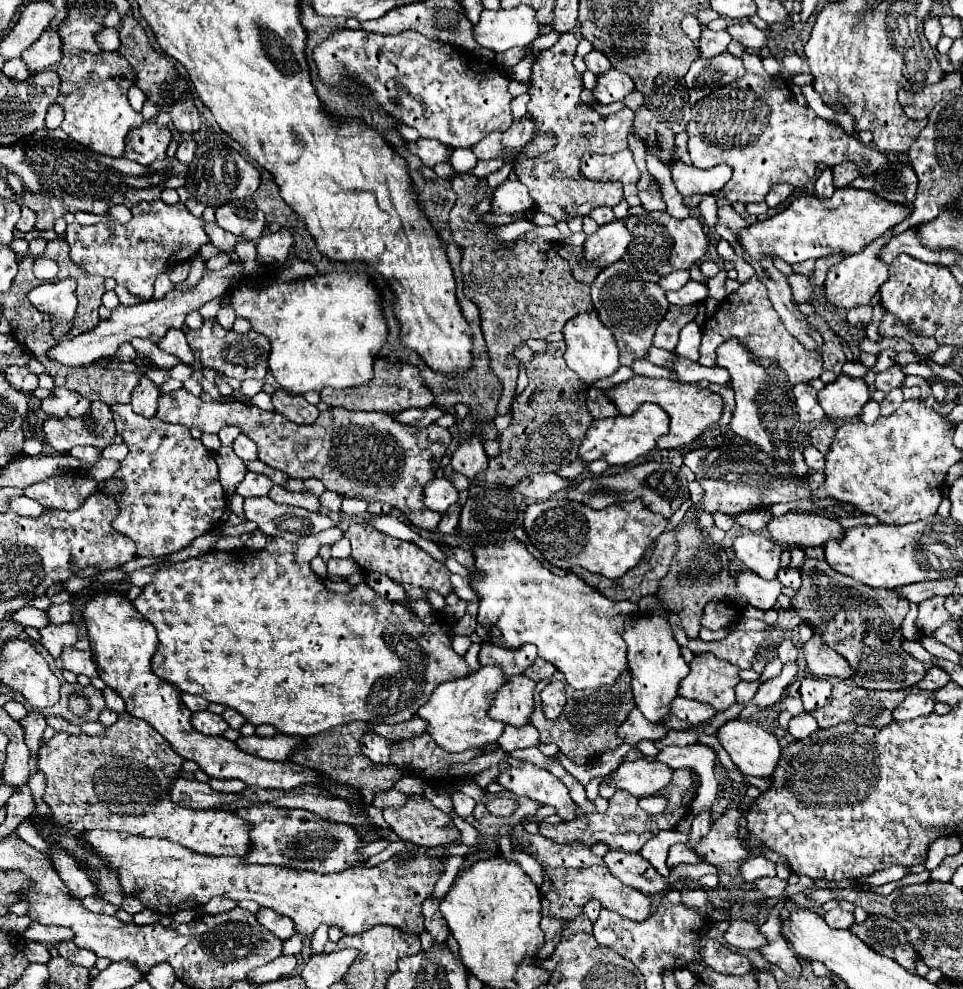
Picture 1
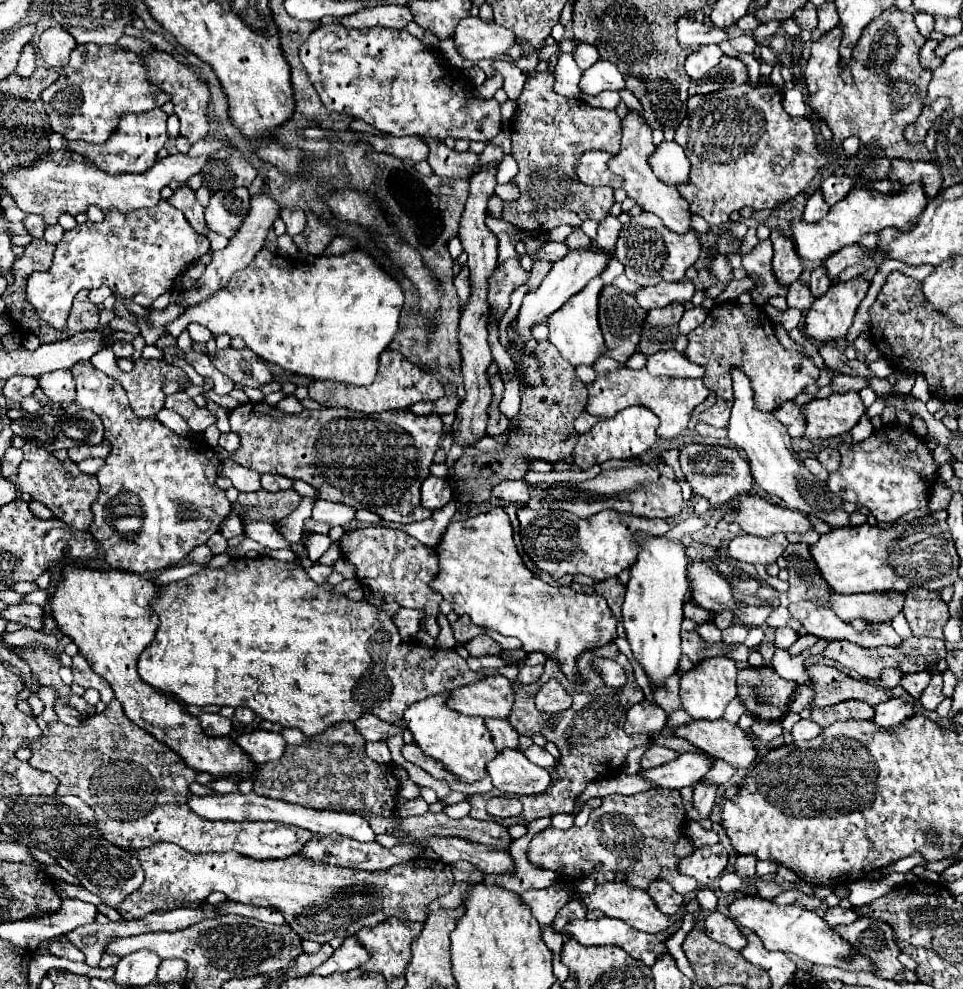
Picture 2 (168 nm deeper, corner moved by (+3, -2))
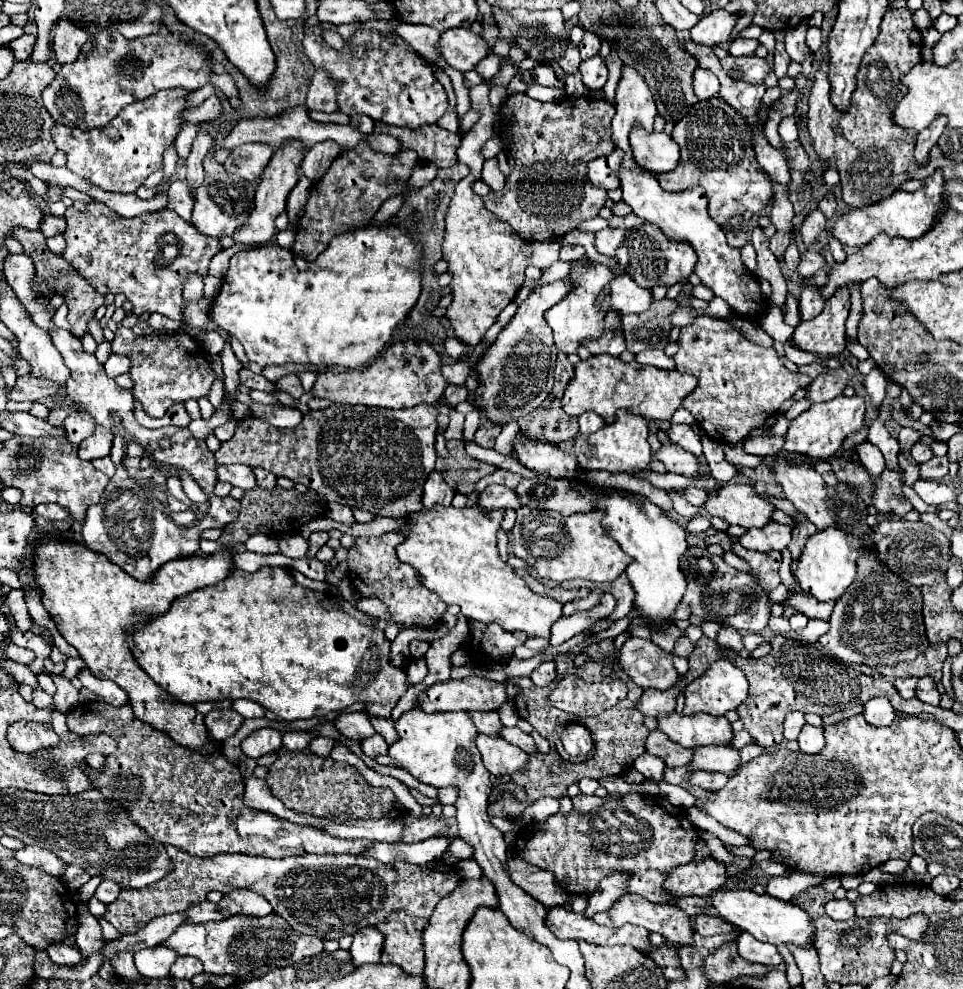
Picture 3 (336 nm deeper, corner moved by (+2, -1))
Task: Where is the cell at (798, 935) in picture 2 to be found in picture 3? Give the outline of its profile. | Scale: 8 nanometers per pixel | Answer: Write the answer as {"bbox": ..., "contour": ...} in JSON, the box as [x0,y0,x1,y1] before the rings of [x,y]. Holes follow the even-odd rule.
{"bbox":[713,888,815,948],"contour":[[[727,888],[727,890],[713,894],[713,906],[717,908],[717,912],[723,920],[733,924],[735,928],[741,928],[741,930],[753,934],[759,942],[769,942],[773,946],[795,944],[801,948],[815,944],[815,926],[813,926],[811,916],[793,902],[785,902],[785,900],[773,898],[769,894],[755,894],[753,890]]]}

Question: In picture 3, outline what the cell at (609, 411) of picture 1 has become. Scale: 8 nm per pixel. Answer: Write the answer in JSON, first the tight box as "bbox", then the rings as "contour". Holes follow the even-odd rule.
{"bbox":[579,412,605,434],"contour":[[[585,412],[579,416],[579,428],[581,428],[581,434],[591,434],[591,432],[597,432],[599,428],[605,426],[605,420],[595,414],[595,412]]]}

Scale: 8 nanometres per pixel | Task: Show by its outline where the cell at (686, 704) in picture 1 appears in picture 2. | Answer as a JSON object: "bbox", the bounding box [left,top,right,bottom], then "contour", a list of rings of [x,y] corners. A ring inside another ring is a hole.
{"bbox":[652,673,682,713],"contour":[[[674,673],[674,677],[668,677],[668,679],[666,679],[666,685],[658,685],[658,689],[652,689],[652,691],[654,691],[654,701],[656,701],[666,713],[672,713],[672,711],[676,711],[676,709],[682,709],[676,681],[680,681],[680,673]]]}

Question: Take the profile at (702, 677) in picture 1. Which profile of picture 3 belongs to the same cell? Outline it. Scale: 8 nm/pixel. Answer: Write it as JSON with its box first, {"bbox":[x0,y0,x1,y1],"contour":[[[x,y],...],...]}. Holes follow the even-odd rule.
{"bbox":[683,658,747,716],"contour":[[[721,658],[713,662],[707,672],[695,678],[685,690],[683,714],[707,712],[713,716],[723,716],[735,710],[747,698],[747,678],[739,668]]]}

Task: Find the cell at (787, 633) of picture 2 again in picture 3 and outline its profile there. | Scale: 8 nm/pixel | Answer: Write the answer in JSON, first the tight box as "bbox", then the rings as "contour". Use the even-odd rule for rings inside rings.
{"bbox":[769,616,791,636],"contour":[[[771,616],[771,620],[769,620],[769,628],[773,630],[773,634],[781,634],[781,636],[787,636],[787,634],[791,632],[791,628],[789,628],[789,620],[783,618],[783,616],[779,616],[779,618],[773,618],[773,616]]]}

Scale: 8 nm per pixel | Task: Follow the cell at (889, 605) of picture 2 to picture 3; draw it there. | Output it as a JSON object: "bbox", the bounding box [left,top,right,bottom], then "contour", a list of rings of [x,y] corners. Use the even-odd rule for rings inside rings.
{"bbox":[789,594,837,620],"contour":[[[789,594],[789,604],[791,608],[795,608],[797,612],[803,612],[809,618],[821,618],[821,620],[829,620],[837,600],[829,600],[829,602],[821,602],[817,598],[813,598],[811,594]]]}

